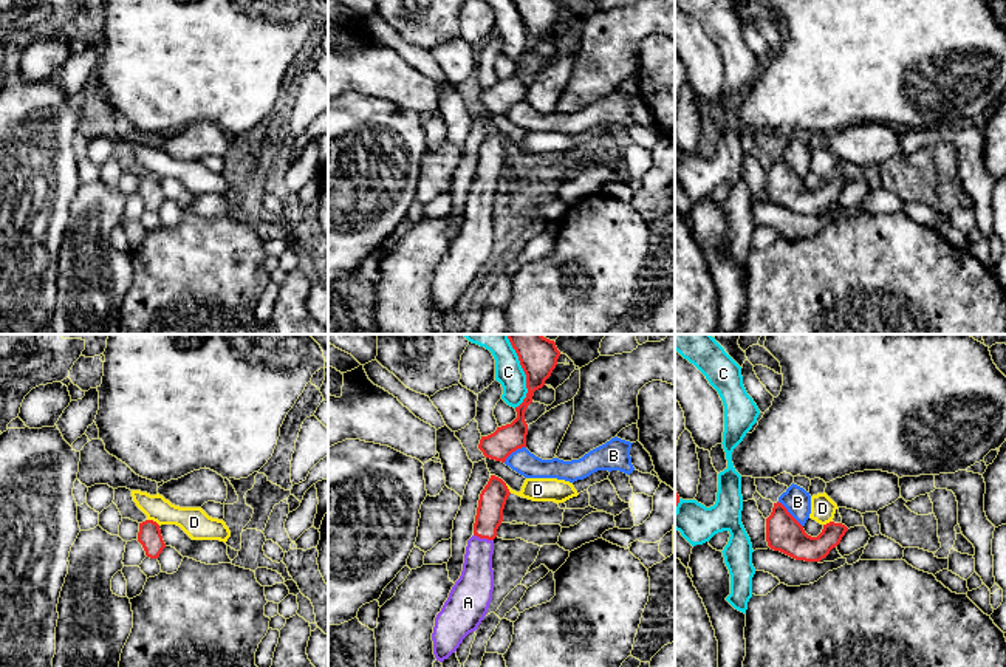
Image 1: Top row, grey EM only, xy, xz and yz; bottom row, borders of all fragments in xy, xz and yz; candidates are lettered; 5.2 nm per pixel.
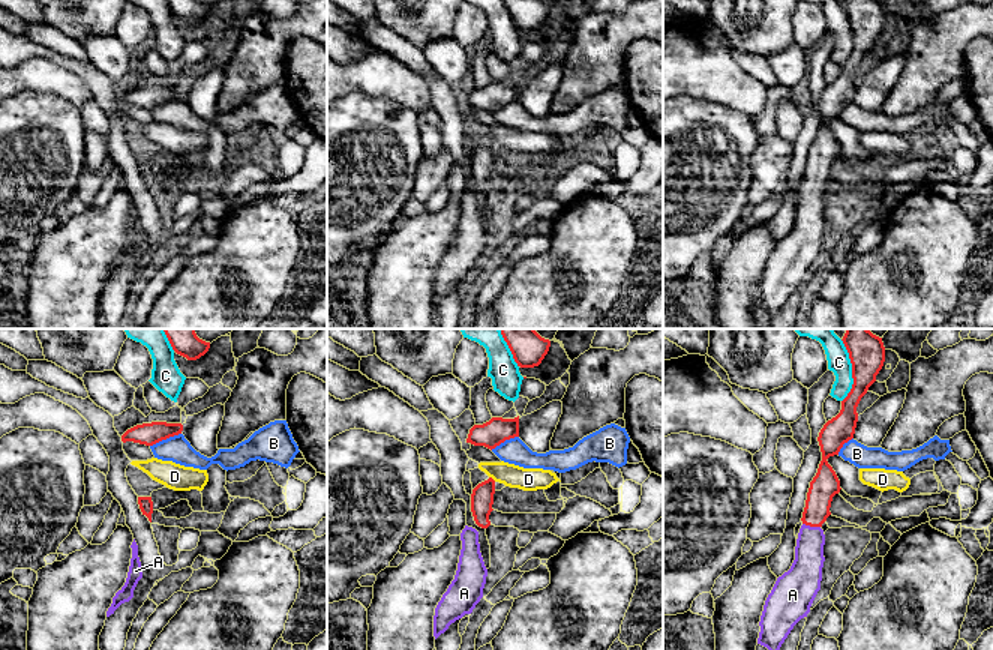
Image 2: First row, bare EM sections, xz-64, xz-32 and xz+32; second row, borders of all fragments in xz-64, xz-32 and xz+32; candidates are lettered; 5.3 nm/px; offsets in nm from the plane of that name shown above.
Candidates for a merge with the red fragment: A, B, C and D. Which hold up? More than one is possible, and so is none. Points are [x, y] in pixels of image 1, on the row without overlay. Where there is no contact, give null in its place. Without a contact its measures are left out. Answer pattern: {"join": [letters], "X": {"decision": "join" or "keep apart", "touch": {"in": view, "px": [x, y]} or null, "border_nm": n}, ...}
{"join": ["A"], "A": {"decision": "join", "touch": {"in": "xz", "px": [483, 191]}, "border_nm": 110}, "B": {"decision": "keep apart", "touch": {"in": "yz", "px": [790, 167]}, "border_nm": 190}, "C": {"decision": "keep apart", "touch": {"in": "xz", "px": [526, 31]}, "border_nm": 320}, "D": {"decision": "keep apart", "touch": {"in": "xy", "px": [152, 174]}, "border_nm": 80}}

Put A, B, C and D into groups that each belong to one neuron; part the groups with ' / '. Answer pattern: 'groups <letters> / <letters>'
groups A / B / C / D

